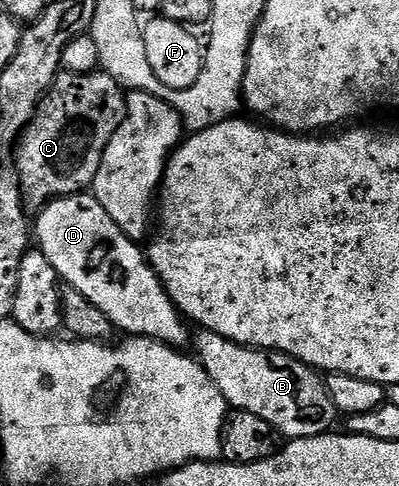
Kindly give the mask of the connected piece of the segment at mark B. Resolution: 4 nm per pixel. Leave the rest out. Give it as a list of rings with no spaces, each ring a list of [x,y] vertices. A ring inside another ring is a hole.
[[[202,330],[199,335],[192,342],[193,347],[198,348],[196,357],[208,376],[212,376],[216,388],[220,388],[227,407],[252,412],[252,416],[268,420],[268,424],[272,424],[272,428],[276,428],[286,440],[315,438],[335,429],[334,421],[339,421],[339,412],[332,404],[332,396],[328,396],[323,375],[314,367],[306,366],[300,360],[276,350],[255,350],[252,346],[241,346],[211,330]]]

